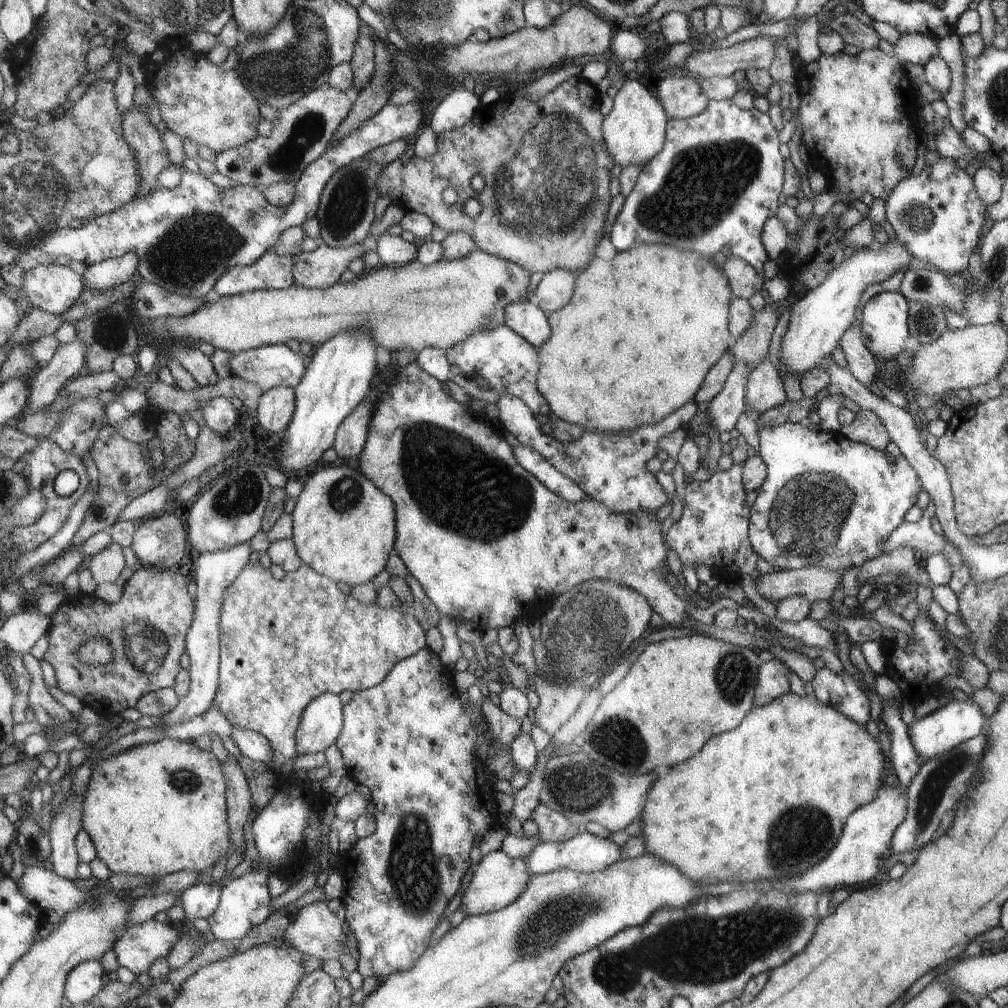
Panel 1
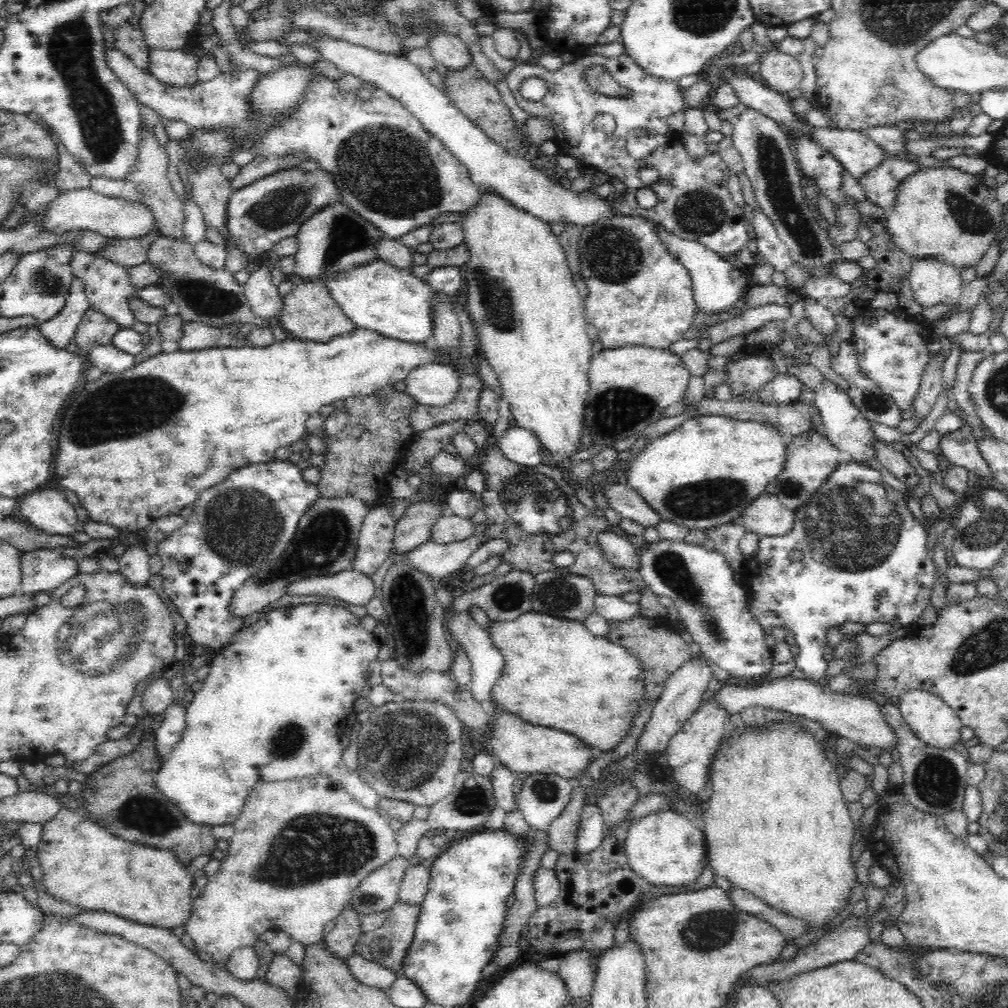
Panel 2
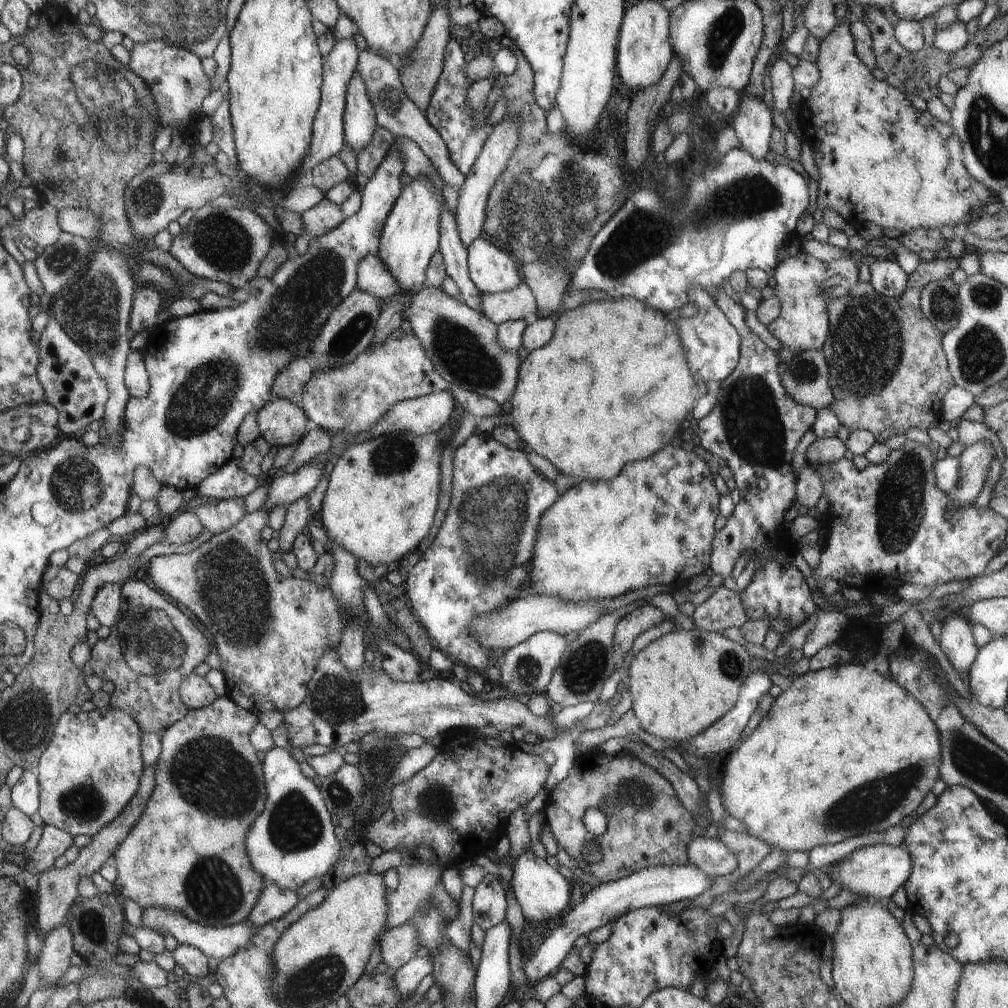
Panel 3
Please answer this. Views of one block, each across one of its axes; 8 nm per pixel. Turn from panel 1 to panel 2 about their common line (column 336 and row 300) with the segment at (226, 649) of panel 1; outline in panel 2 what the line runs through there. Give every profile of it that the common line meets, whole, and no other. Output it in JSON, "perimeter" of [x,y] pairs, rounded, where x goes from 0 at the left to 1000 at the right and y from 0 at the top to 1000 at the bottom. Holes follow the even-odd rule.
{"perimeter":[[[607,214],[578,225],[574,238],[575,270],[585,290],[577,300],[580,319],[593,326],[599,346],[619,343],[663,346],[686,325],[691,303],[688,296],[686,274],[674,257],[658,243],[647,219],[637,215]]]}

